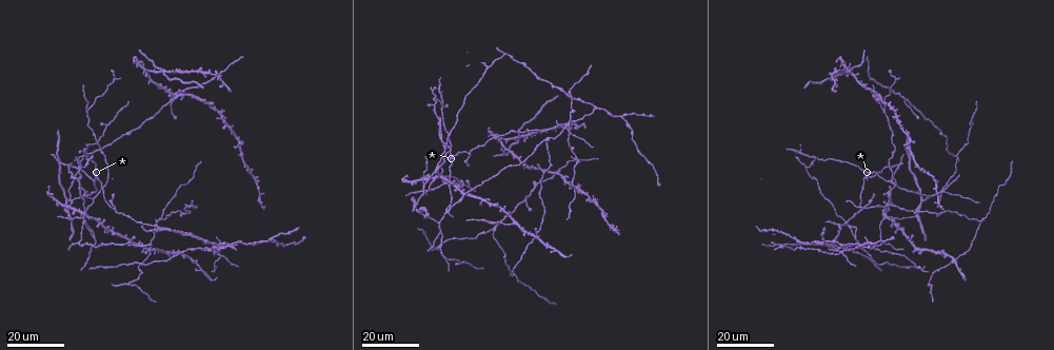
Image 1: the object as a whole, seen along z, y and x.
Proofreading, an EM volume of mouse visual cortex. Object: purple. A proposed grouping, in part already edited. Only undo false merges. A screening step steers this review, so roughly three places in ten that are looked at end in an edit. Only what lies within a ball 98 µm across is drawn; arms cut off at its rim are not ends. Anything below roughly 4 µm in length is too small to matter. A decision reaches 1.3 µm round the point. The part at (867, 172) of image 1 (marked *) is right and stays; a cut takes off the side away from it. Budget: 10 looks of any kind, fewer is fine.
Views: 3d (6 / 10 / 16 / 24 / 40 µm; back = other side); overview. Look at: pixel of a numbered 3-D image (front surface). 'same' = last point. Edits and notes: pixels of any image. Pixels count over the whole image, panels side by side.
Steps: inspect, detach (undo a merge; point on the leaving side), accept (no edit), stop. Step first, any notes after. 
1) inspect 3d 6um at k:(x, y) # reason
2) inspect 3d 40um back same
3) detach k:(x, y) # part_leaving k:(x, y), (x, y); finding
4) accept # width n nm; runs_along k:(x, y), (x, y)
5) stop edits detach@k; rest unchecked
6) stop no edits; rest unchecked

inspect 3d 16um at 1:(443, 108) # looks like a crossing

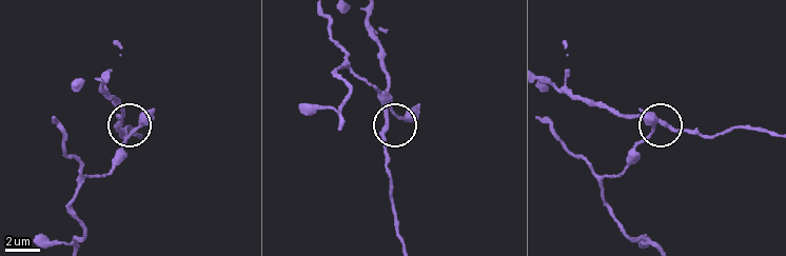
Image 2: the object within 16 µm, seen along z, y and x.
inspect 3d 6um at 2:(659, 118) # zoom in

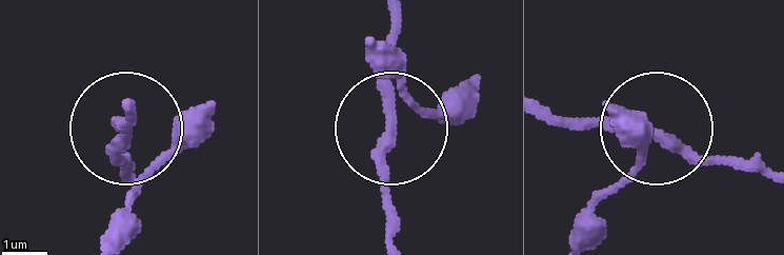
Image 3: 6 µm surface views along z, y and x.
accept # arms 4; runs_along 3:(395, 238), (380, 148), (392, 16); one neuron here

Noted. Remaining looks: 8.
inspect 3d 16um at 1:(886, 110) # a fork

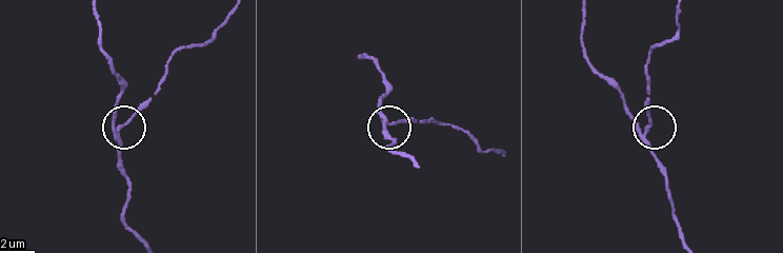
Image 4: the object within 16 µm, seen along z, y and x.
inspect 3d 6um at 4:(118, 128)

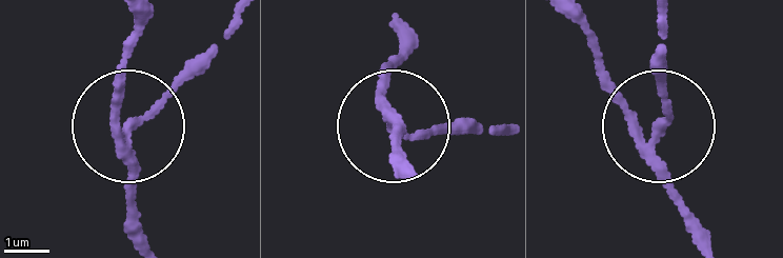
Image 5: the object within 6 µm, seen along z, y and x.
accept # side_arm 11 um; runs_along 5:(147, 239), (132, 205), (132, 138), (113, 122), (121, 51); continuous, no second neuron

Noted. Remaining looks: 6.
inspect 3d 16um at 1:(978, 219) # looks like a crossing

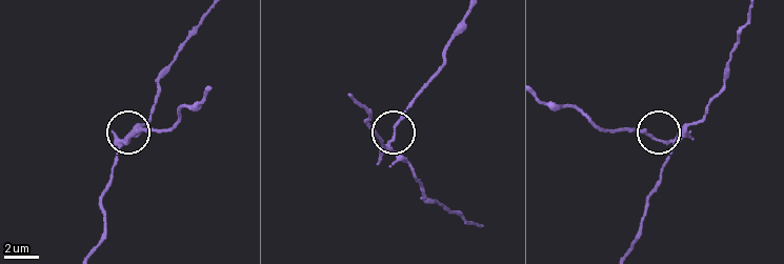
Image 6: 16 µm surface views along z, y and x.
inspect 3d 6um at 6:(674, 141) # zoom in

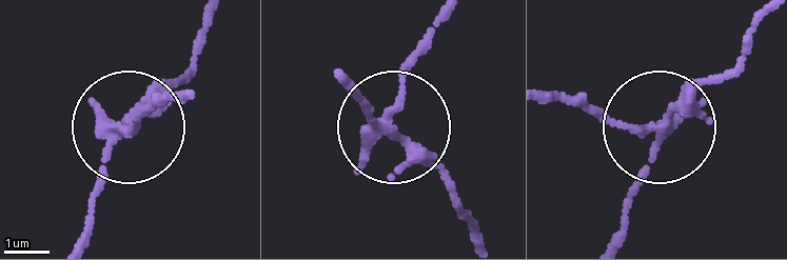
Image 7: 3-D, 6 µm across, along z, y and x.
detach 7:(137, 115) # side_arm 33 um; part_leaving 7:(115, 135), (153, 104), (179, 101); a second neuron is stuck on

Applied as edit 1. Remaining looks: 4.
inspect overview # redraw

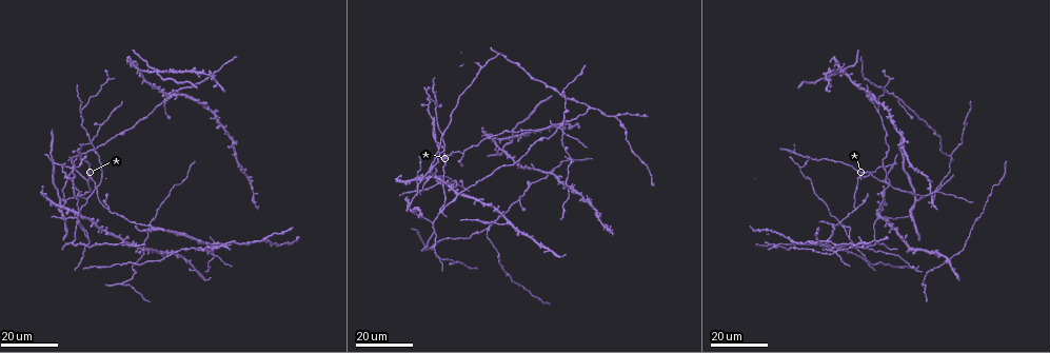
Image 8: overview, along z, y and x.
inspect 3d 24um at 8:(886, 182) # small branch off a trunk

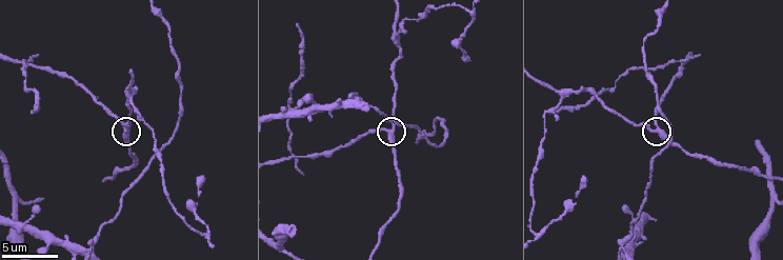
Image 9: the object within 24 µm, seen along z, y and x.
inspect 3d 10um at 9:(392, 132)

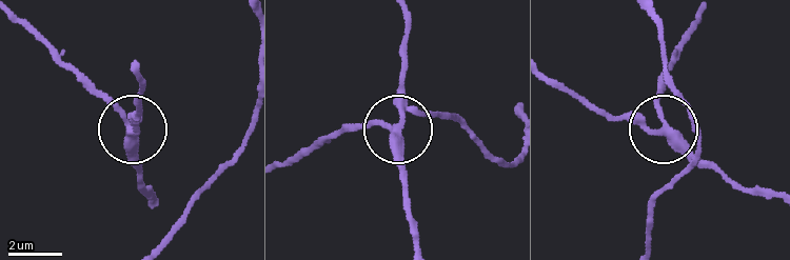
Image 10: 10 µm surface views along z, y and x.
accept # side_arm 26 um; runs_along 10:(548, 77), (609, 113), (656, 130), (663, 122), (656, 77); one neuron here

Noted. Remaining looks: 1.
stop edits detach@7; rest unchecked

